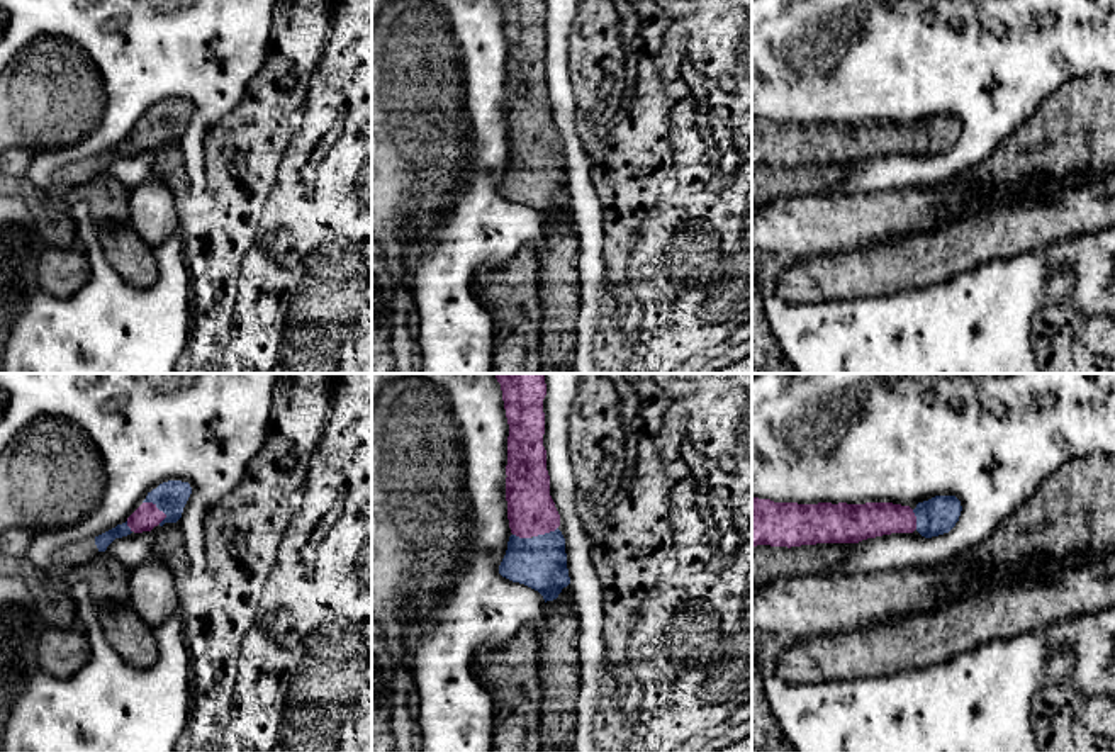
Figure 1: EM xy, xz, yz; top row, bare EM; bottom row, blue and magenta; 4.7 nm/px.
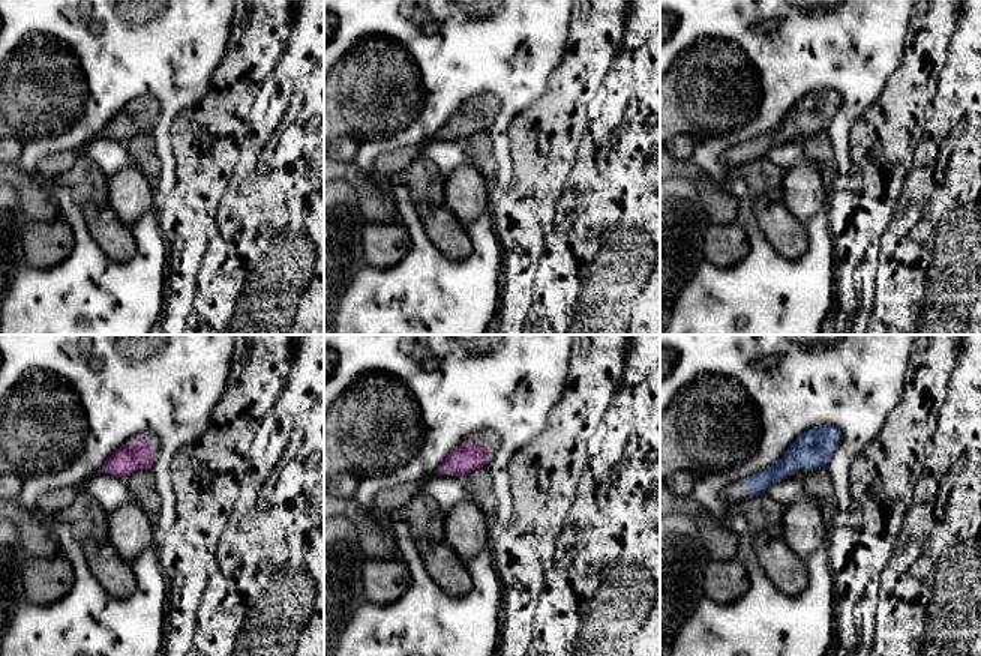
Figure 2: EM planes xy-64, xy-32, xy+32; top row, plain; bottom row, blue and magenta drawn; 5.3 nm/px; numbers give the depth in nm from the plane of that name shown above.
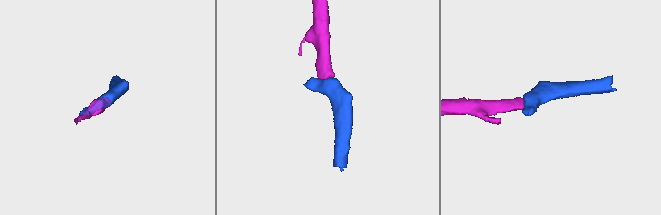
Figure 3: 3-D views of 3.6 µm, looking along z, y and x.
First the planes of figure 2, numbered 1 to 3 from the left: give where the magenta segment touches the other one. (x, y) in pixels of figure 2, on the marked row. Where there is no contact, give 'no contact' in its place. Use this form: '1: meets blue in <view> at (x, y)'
1: no contact
2: no contact
3: no contact

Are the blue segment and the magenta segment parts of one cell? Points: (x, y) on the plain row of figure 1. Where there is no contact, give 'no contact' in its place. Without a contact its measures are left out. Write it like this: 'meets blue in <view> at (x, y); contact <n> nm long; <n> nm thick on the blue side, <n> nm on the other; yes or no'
meets blue in xy at (155, 123); contact 140 nm long; 150 nm thick on the blue side, 120 nm on the other; yes

